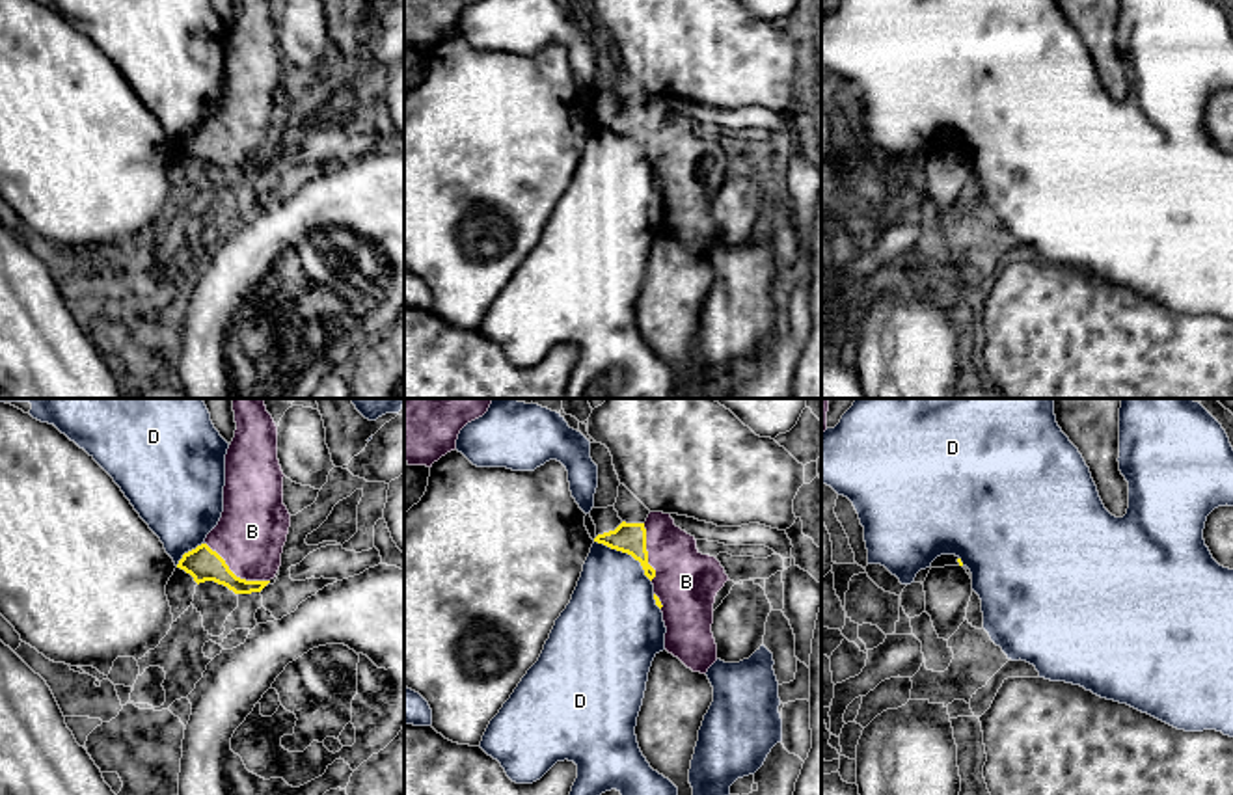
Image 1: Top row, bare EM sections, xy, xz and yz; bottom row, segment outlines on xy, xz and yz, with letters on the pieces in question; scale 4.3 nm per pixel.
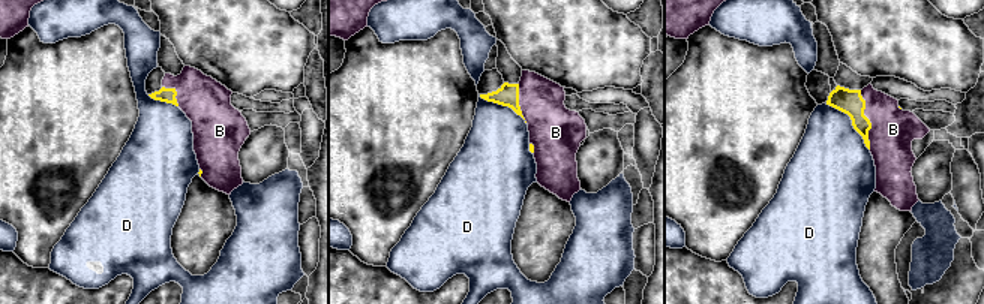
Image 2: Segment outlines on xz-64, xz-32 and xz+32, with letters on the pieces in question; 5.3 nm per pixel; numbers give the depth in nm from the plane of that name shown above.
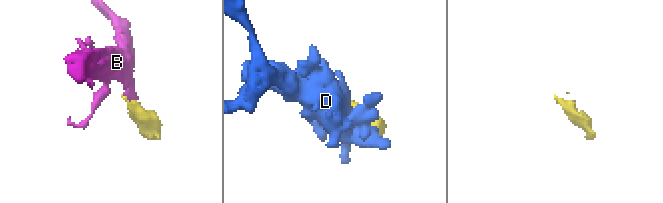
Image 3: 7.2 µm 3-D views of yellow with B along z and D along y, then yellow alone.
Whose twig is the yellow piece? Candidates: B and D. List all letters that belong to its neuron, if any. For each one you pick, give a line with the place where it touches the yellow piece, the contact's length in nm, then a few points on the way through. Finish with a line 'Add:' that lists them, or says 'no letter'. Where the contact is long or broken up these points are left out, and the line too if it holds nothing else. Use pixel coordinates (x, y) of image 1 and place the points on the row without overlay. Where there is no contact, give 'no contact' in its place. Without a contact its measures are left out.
B: meets yellow in xy at (235, 159); contact 320 nm long
Add: B

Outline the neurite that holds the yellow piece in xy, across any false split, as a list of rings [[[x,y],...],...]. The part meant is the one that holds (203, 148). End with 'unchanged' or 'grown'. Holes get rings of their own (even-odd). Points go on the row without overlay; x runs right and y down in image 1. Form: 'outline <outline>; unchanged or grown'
outline [[[235,0],[235,20],[225,37],[224,95],[205,125],[183,138],[177,151],[194,164],[214,164],[235,177],[261,175],[278,156],[291,97],[283,88],[278,9],[272,0]]]; grown

